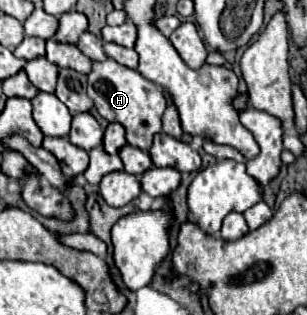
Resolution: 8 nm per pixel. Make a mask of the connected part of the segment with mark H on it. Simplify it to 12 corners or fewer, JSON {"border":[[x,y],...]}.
{"border":[[113,58],[93,62],[87,92],[143,152],[161,132],[161,86]]}

